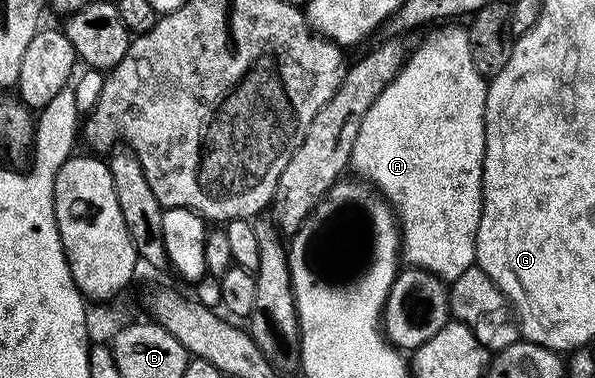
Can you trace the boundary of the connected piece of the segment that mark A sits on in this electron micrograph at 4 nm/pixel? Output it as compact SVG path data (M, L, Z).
M442 26L439 32L434 32L418 49L411 51L407 55L405 64L400 71L396 74L394 78L387 84L387 88L383 90L375 102L372 103L371 108L366 114L364 114L362 121L358 124L356 131L353 133L354 140L352 140L352 150L350 156L350 164L352 168L358 172L357 175L361 179L371 183L379 192L385 196L386 200L390 203L390 207L394 209L394 215L398 218L398 223L400 225L400 235L402 237L402 247L400 249L400 256L407 265L422 268L425 272L432 272L435 276L441 278L441 280L447 282L453 282L456 278L460 278L460 274L464 274L464 270L475 267L476 261L474 255L476 254L476 230L480 226L480 218L482 217L482 171L484 170L484 154L486 153L486 90L488 87L487 77L480 74L480 70L476 70L476 62L472 62L472 50L470 49L470 33L465 27L462 28L448 28L452 26Z

